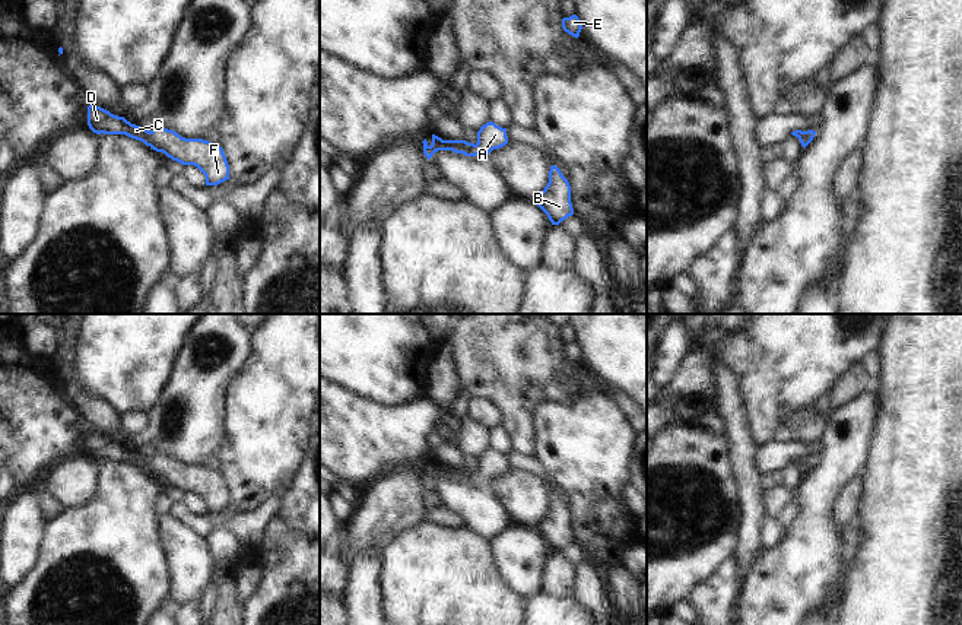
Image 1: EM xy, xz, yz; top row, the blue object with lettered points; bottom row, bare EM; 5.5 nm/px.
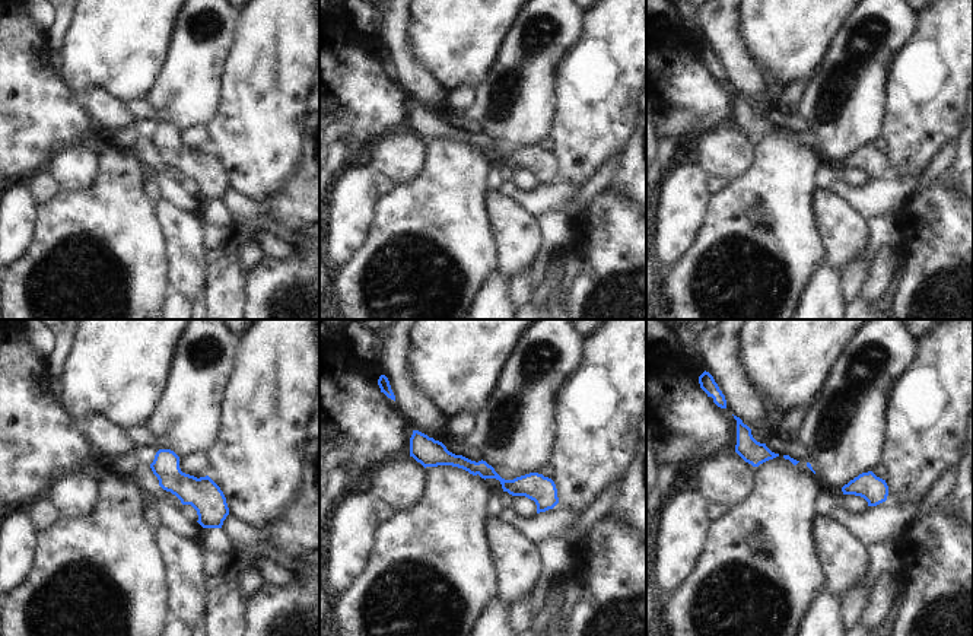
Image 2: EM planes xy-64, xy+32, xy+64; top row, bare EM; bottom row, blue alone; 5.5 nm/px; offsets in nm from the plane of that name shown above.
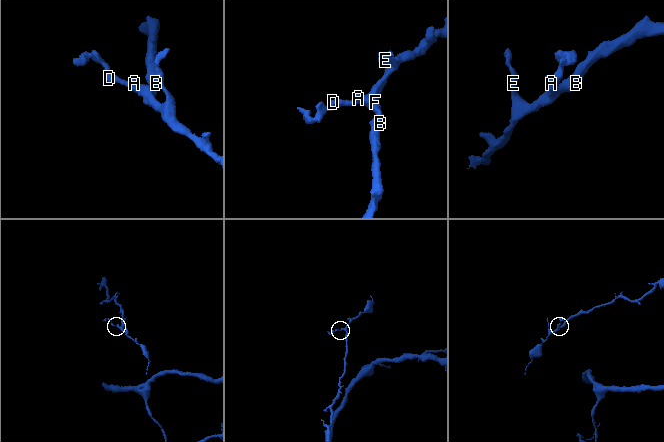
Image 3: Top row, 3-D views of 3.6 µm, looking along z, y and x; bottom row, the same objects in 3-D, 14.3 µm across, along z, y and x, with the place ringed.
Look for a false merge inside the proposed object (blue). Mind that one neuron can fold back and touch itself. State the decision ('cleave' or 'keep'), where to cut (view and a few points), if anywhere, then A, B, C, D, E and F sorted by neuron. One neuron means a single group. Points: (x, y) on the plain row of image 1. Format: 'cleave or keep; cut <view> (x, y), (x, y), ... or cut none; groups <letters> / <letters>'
keep; cut none; groups A B C D E F

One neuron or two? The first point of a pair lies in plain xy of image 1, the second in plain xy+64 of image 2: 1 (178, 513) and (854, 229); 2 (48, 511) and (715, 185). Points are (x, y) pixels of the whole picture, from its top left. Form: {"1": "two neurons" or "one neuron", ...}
{"1": "two neurons", "2": "one neuron"}

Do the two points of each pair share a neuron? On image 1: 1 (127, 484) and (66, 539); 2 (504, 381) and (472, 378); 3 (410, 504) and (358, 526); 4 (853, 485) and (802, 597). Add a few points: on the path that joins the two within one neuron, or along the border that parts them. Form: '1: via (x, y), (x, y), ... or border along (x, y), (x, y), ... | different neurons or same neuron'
1: via (113, 498), (81, 530) | same neuron
2: via (497, 378), (479, 378) | same neuron
3: via (397, 504), (390, 505), (371, 524) | same neuron
4: border along (844, 488), (835, 501), (835, 523), (841, 530) | different neurons

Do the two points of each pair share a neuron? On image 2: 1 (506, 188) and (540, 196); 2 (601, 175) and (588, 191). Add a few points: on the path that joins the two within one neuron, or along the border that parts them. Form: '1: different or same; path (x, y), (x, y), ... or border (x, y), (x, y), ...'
1: same; path (515, 194), (531, 196)
2: same; path (600, 180), (592, 187)

